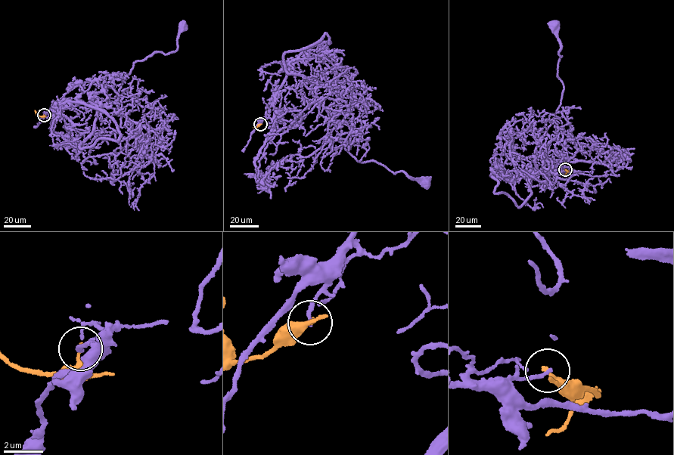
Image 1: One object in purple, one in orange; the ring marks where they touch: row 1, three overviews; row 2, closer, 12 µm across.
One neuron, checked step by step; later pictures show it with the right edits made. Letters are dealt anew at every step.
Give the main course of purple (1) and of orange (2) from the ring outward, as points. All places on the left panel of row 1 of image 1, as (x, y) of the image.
1: (44, 115), (52, 116), (51, 105), (85, 82), (111, 88), (116, 101), (135, 62), (176, 51), (183, 28)
2: (44, 115), (39, 116), (35, 110)

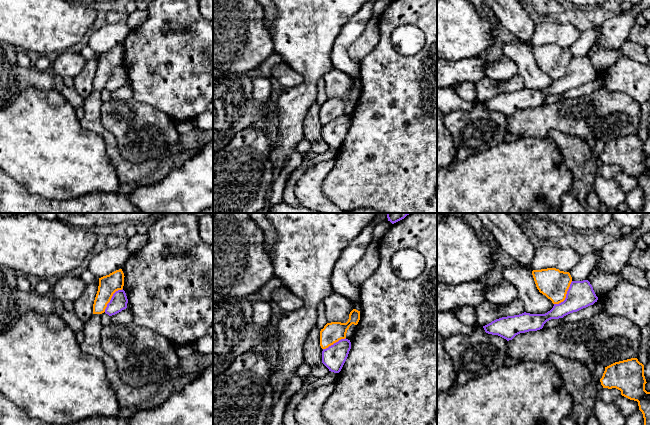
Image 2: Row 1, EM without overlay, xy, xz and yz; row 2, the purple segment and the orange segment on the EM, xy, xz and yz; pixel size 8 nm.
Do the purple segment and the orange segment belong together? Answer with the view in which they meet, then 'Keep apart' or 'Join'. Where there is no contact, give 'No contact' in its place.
Touches purple in yz. Keep apart

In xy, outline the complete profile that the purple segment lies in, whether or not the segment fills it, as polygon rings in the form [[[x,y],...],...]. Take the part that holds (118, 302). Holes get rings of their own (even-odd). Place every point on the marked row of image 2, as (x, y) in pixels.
[[[123,289],[118,290],[113,294],[110,302],[107,304],[105,313],[109,316],[115,315],[121,312],[122,310],[126,309],[127,303],[128,299],[125,291]]]

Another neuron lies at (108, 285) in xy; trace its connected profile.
[[[119,269],[99,278],[98,291],[93,304],[93,314],[102,314],[105,312],[113,294],[123,289],[124,277],[122,269]]]

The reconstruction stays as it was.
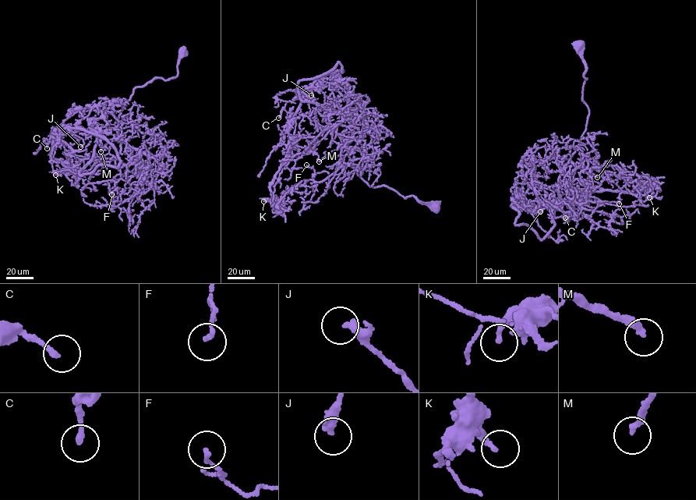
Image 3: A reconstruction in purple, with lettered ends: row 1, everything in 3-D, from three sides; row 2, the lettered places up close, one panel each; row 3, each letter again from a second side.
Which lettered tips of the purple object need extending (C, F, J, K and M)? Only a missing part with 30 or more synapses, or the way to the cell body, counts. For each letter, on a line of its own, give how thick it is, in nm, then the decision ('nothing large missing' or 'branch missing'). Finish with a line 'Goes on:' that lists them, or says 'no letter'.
C: 190 nm thick; nothing large missing
F: 160 nm thick; nothing large missing
J: 240 nm thick; nothing large missing
K: 200 nm thick; nothing large missing
M: 260 nm thick; branch missing
Goes on: M

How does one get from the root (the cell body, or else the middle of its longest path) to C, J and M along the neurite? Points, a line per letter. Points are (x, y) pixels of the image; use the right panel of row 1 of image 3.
C: (578, 47), (587, 79), (585, 130), (570, 159), (543, 161), (533, 177), (558, 203), (553, 217), (565, 218)
J: (578, 47), (585, 130), (570, 159), (547, 159), (526, 174), (522, 199), (540, 211)
M: (578, 47), (587, 79), (581, 99), (589, 114), (585, 130), (570, 161), (597, 177)

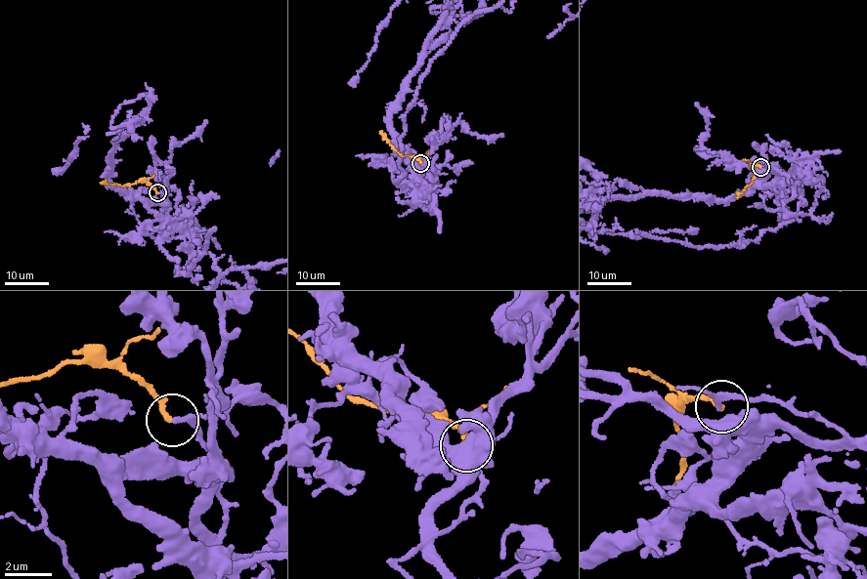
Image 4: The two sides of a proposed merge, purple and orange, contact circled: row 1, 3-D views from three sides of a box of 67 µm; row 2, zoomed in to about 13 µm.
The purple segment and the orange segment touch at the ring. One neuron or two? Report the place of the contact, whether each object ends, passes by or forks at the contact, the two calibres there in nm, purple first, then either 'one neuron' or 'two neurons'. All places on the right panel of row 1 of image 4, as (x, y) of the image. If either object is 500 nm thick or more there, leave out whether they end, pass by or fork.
(760, 167) | purple passes by | orange ends | 170/220 nm | one neuron

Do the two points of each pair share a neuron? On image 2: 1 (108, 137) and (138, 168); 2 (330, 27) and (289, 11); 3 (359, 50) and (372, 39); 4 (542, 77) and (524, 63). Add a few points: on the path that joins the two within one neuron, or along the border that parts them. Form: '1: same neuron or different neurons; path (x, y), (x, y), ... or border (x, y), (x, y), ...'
1: same neuron; path (112, 147), (114, 155), (128, 168)
2: same neuron; path (320, 17), (314, 11), (299, 11)
3: same neuron; path (362, 47), (369, 40)
4: same neuron; path (538, 77), (528, 67)

